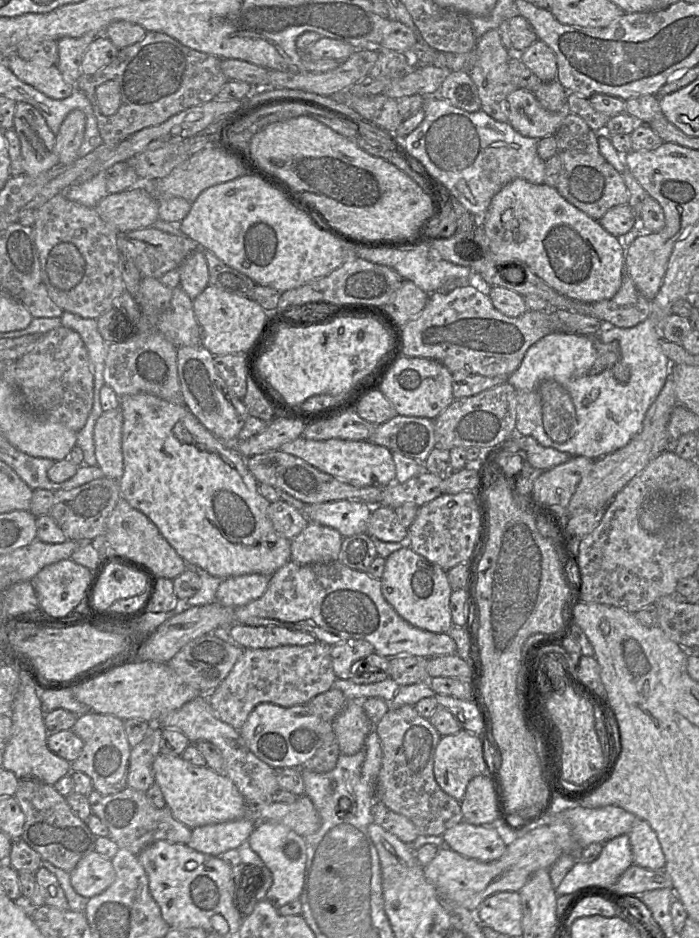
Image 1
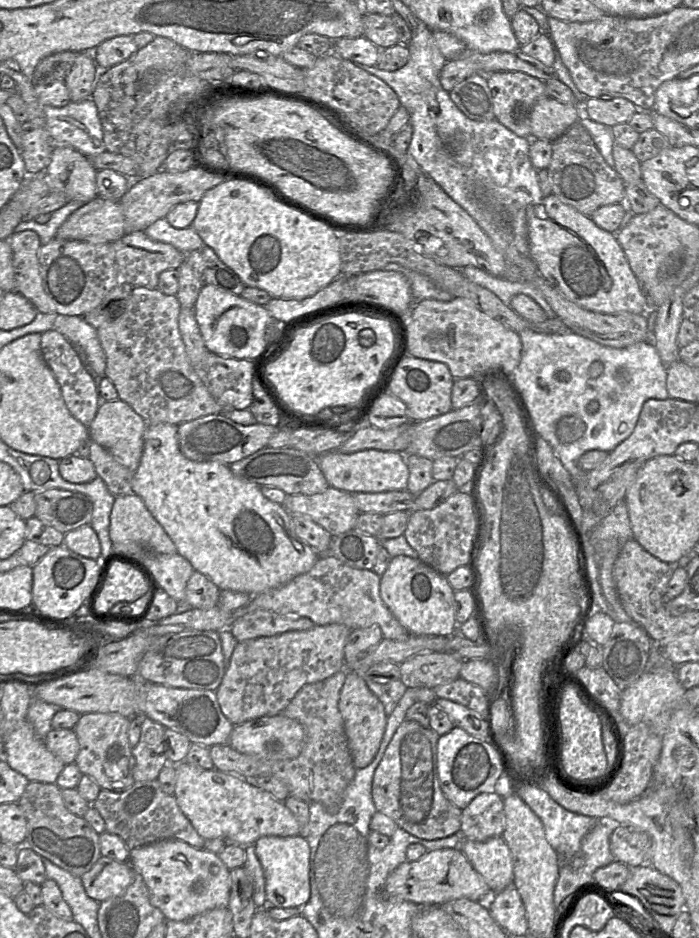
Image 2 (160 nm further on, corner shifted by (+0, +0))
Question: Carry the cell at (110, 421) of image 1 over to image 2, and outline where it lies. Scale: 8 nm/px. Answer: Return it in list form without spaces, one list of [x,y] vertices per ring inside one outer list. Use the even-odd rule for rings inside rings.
[[[121,399],[101,401],[95,418],[89,426],[90,440],[108,450],[115,459],[131,471],[136,471],[143,453],[147,422]]]

